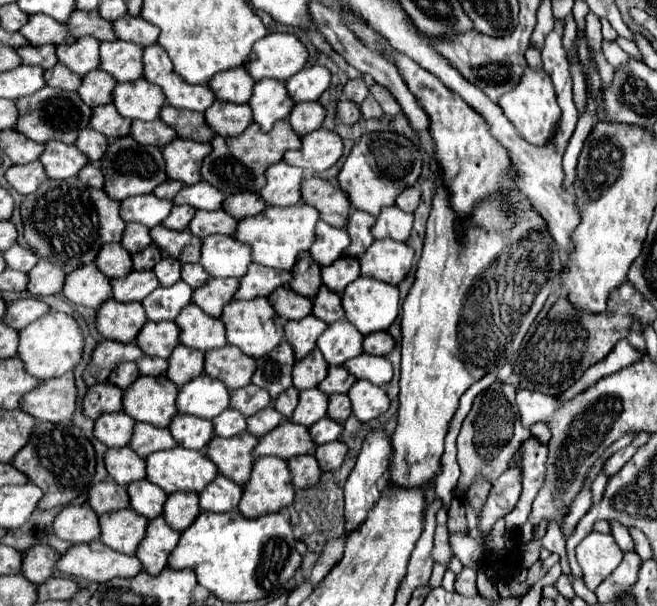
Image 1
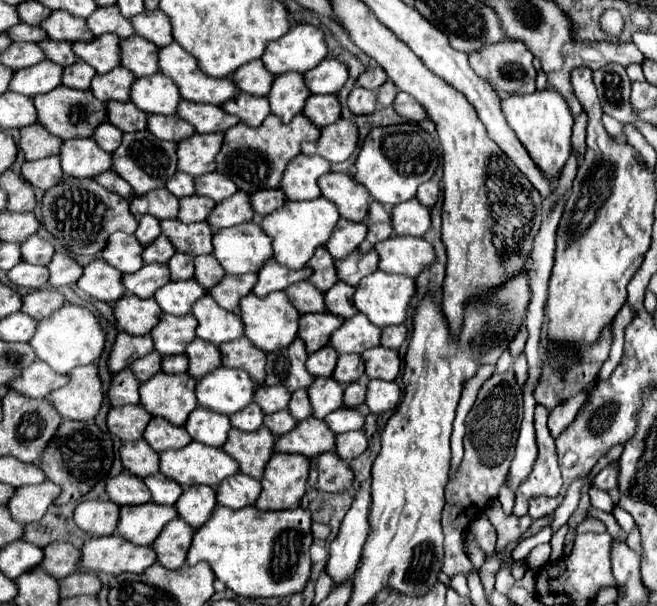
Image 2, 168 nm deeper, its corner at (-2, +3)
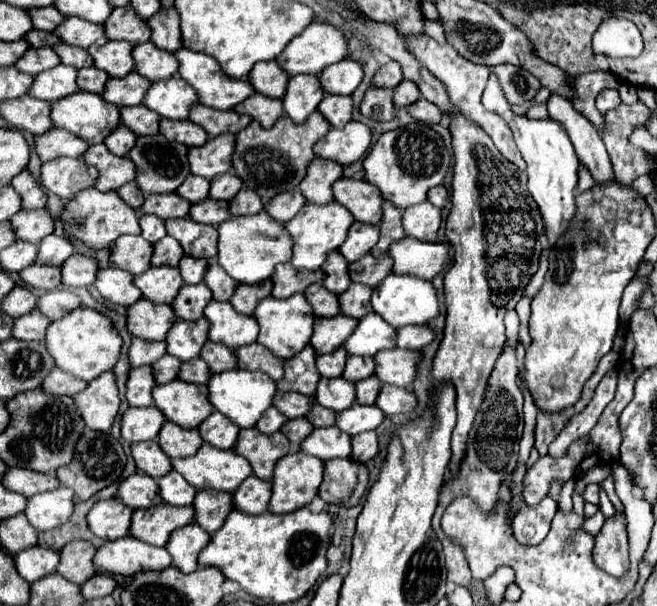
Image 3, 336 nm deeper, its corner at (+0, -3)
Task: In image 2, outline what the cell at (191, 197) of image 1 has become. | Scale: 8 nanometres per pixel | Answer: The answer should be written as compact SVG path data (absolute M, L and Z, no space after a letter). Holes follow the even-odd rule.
M209 172L205 176L195 178L195 188L199 196L209 196L215 202L221 202L237 192L237 186L229 180L229 176L221 172Z

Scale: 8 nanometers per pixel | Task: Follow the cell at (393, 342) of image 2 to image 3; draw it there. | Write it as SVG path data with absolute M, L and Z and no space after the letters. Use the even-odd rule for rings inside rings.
M403 326L397 330L397 348L421 350L433 340L433 332L429 326Z

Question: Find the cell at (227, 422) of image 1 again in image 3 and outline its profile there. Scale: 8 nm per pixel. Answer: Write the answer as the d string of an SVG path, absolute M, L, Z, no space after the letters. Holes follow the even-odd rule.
M267 408L263 412L263 418L259 418L259 422L255 424L255 428L263 434L273 434L281 428L283 422L287 422L287 418L283 414L279 414L275 408Z

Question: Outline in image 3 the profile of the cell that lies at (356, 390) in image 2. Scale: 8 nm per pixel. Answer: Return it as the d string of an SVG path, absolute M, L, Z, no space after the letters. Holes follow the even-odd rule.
M367 378L355 384L355 402L357 404L373 404L379 394L379 380L377 378Z

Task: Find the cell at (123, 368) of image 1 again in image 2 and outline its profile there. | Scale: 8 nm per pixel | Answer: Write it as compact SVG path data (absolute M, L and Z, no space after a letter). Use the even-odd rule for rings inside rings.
M151 352L151 354L143 356L141 360L135 360L135 362L131 364L133 374L135 374L141 382L147 382L151 376L155 376L155 374L161 372L161 358L163 358L163 356L161 356L159 352Z

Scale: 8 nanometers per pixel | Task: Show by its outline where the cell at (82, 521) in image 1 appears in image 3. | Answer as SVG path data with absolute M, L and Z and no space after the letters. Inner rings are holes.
M115 498L101 500L89 510L87 524L95 536L109 542L109 540L127 536L129 524L131 524L131 514L133 514L133 510Z

